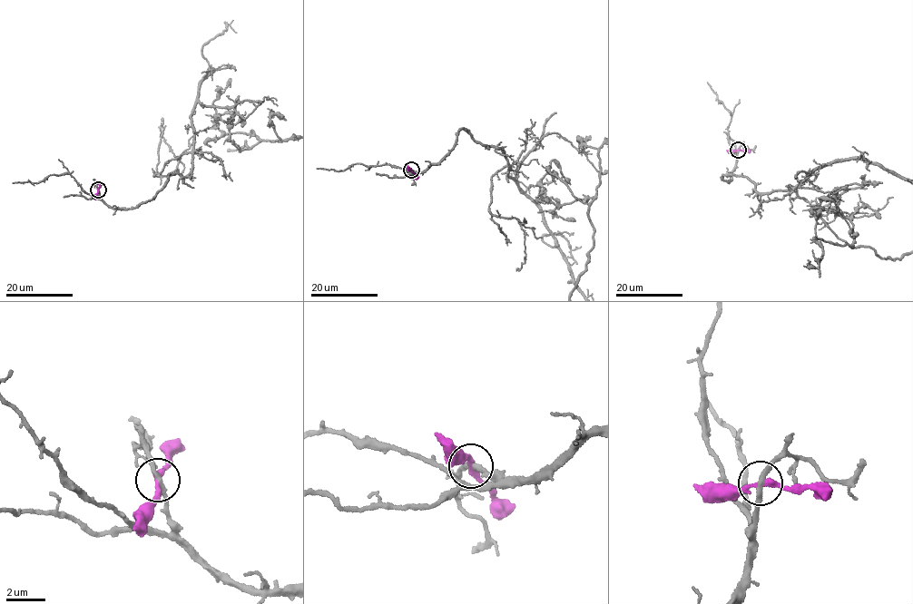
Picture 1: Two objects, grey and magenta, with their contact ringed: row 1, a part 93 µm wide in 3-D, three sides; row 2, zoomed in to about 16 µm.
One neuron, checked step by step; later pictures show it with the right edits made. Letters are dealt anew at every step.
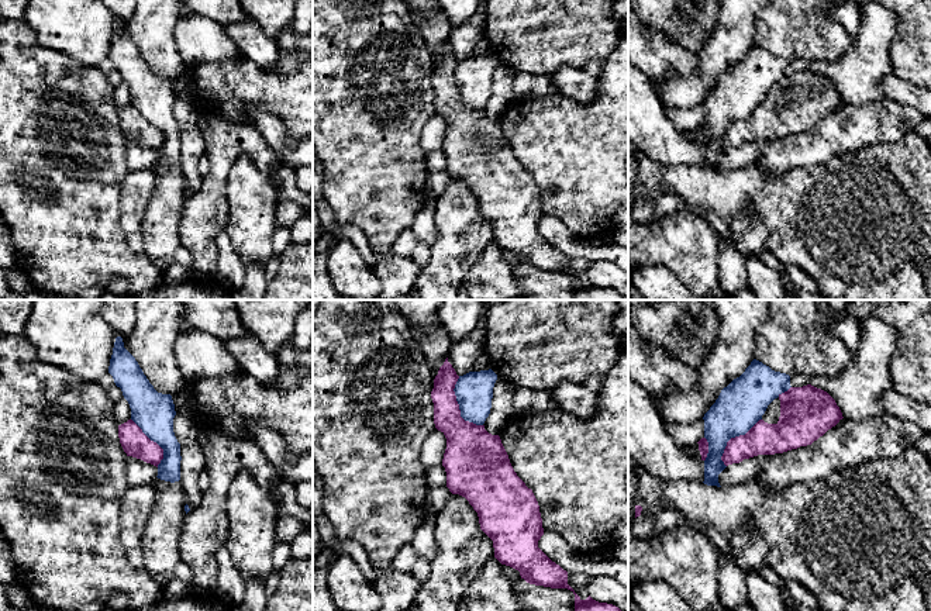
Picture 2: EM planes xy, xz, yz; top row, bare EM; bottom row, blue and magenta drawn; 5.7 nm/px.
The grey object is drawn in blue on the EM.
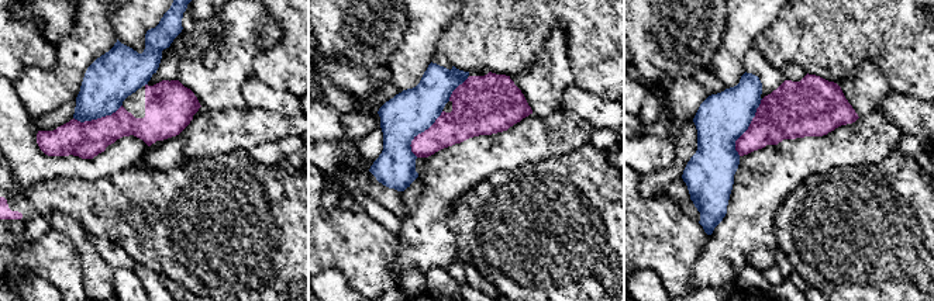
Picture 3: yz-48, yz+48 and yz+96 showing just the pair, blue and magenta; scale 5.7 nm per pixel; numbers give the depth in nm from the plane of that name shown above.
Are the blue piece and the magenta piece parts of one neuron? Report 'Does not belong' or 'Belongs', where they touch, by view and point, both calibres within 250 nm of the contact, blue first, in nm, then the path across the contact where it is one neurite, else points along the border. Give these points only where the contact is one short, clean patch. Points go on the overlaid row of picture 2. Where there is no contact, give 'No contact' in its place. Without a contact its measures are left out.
Does not belong. Touches blue at xz (459, 407). Thickness 220 nm (blue) against 280 nm

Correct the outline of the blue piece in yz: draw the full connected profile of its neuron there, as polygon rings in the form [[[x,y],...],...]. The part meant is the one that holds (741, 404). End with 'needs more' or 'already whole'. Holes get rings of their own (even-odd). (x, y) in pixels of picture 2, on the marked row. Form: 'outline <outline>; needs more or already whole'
outline [[[754,359],[745,372],[724,387],[704,414],[704,438],[708,442],[708,453],[704,460],[704,484],[721,487],[718,474],[727,467],[721,460],[727,442],[731,438],[745,435],[765,414],[768,405],[782,393],[790,389],[790,376],[775,372],[762,362]]]; already whole

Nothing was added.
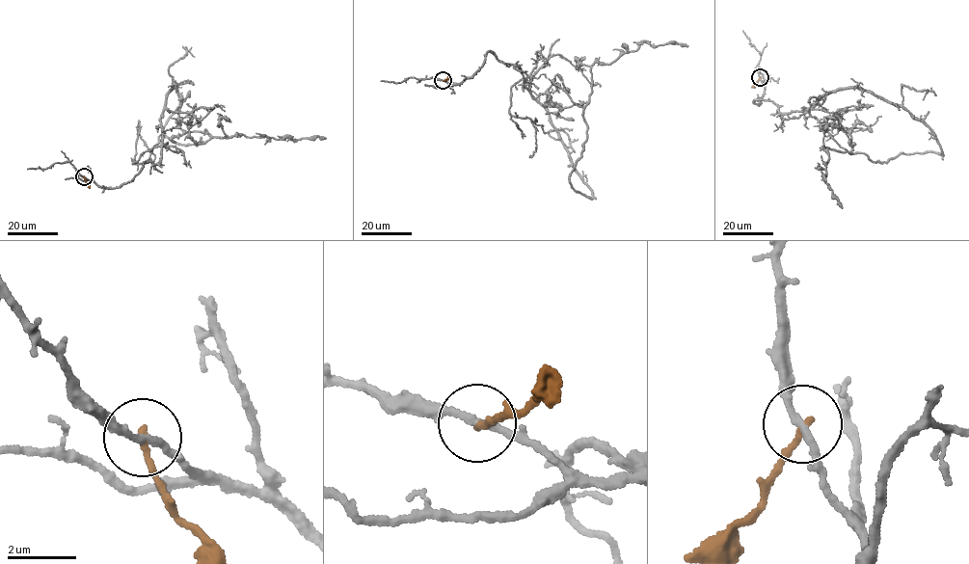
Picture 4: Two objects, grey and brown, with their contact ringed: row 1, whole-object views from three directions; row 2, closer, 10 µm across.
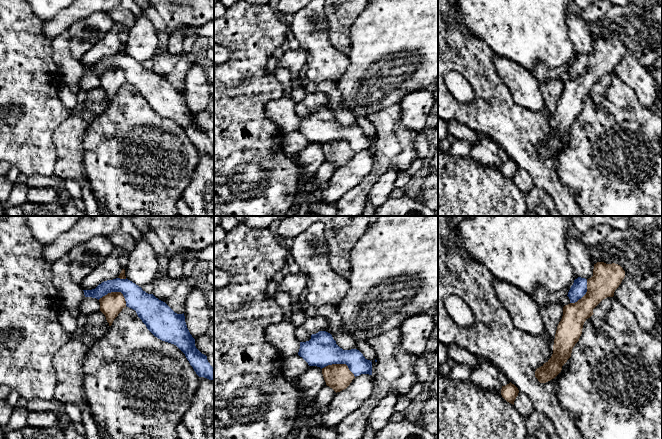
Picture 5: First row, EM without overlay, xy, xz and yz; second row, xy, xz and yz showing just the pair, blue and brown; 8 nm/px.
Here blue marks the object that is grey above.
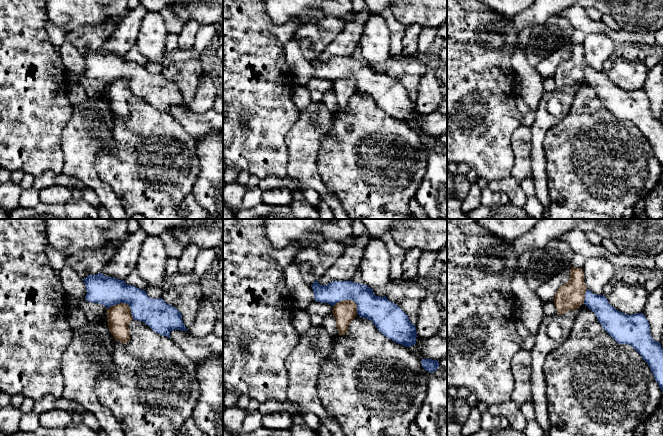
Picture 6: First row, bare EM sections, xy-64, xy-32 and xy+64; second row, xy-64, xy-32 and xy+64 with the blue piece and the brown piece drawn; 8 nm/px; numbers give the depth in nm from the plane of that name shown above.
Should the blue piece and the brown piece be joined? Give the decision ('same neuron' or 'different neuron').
different neuron

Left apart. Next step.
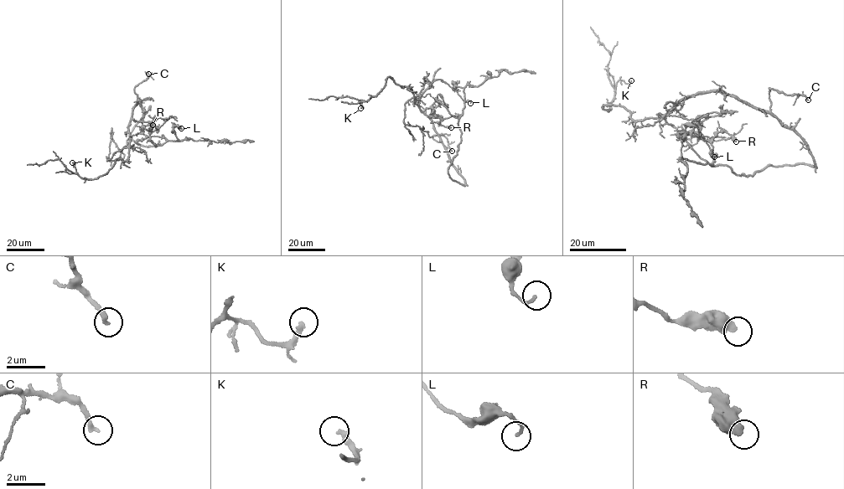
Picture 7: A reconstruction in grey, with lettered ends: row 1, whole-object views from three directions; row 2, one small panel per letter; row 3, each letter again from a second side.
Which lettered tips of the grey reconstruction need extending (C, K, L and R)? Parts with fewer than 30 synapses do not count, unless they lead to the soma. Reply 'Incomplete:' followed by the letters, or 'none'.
Incomplete: C

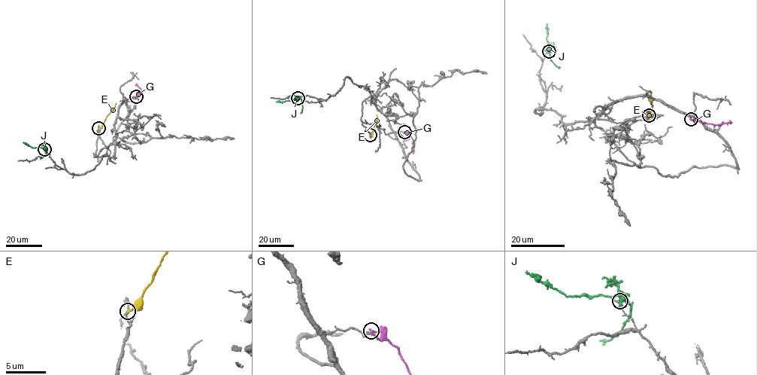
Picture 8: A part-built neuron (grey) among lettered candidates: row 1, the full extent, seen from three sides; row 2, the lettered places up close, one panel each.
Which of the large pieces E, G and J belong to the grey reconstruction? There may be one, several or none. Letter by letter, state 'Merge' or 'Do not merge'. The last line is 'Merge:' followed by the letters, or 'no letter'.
E: Do not merge
G: Do not merge
J: Do not merge
Merge: no letter

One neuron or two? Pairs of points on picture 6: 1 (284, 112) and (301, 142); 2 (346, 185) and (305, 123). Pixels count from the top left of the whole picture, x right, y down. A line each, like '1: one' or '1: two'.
1: two
2: two

